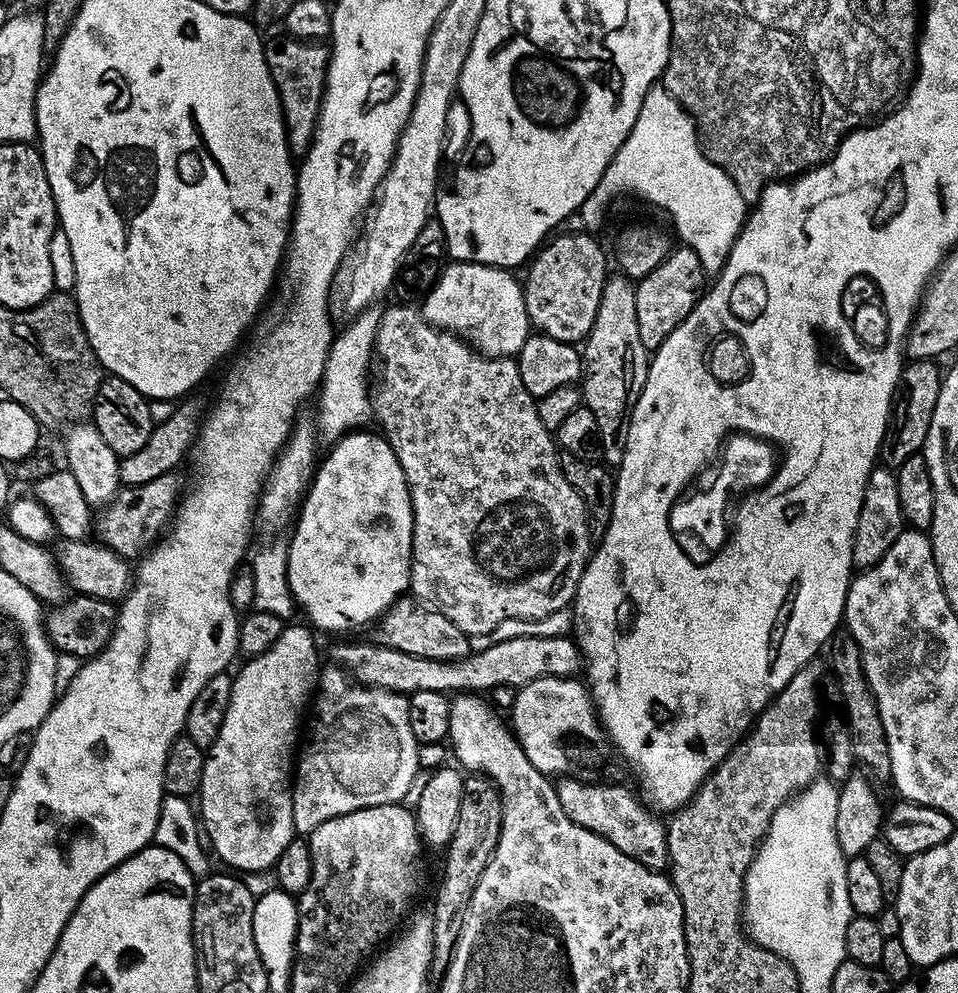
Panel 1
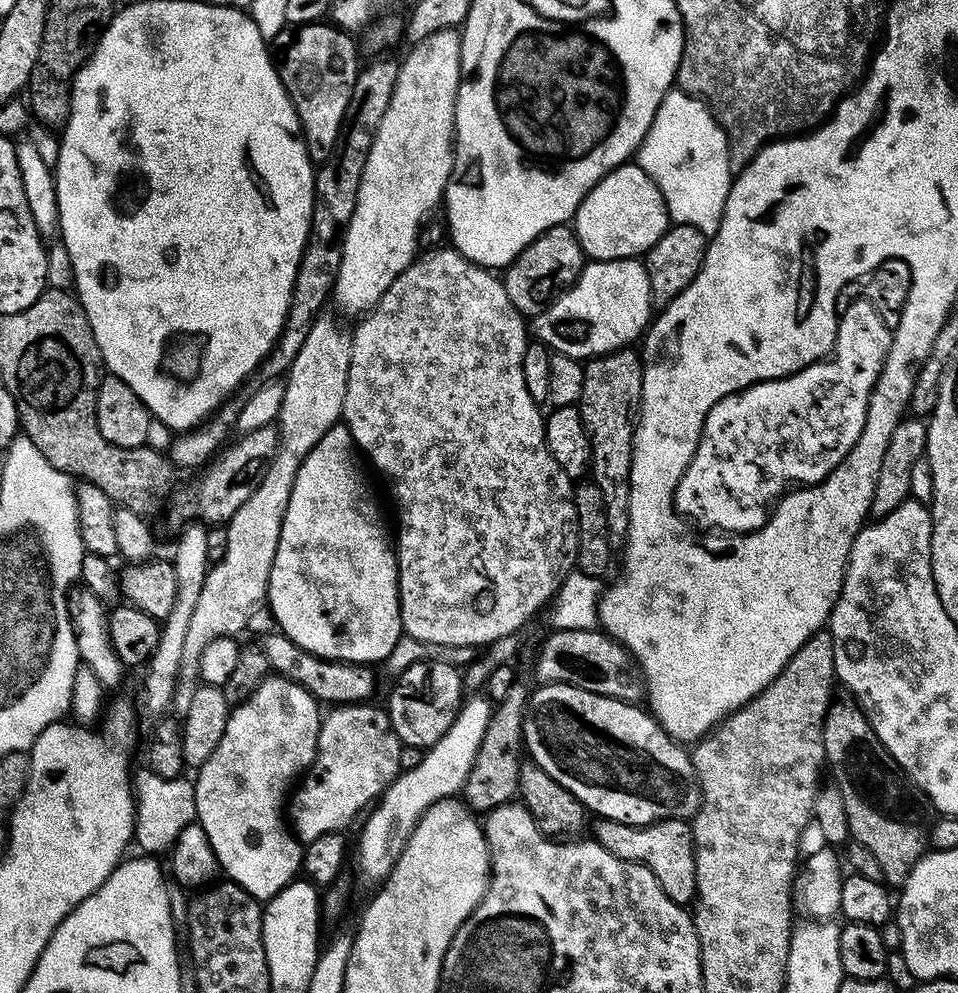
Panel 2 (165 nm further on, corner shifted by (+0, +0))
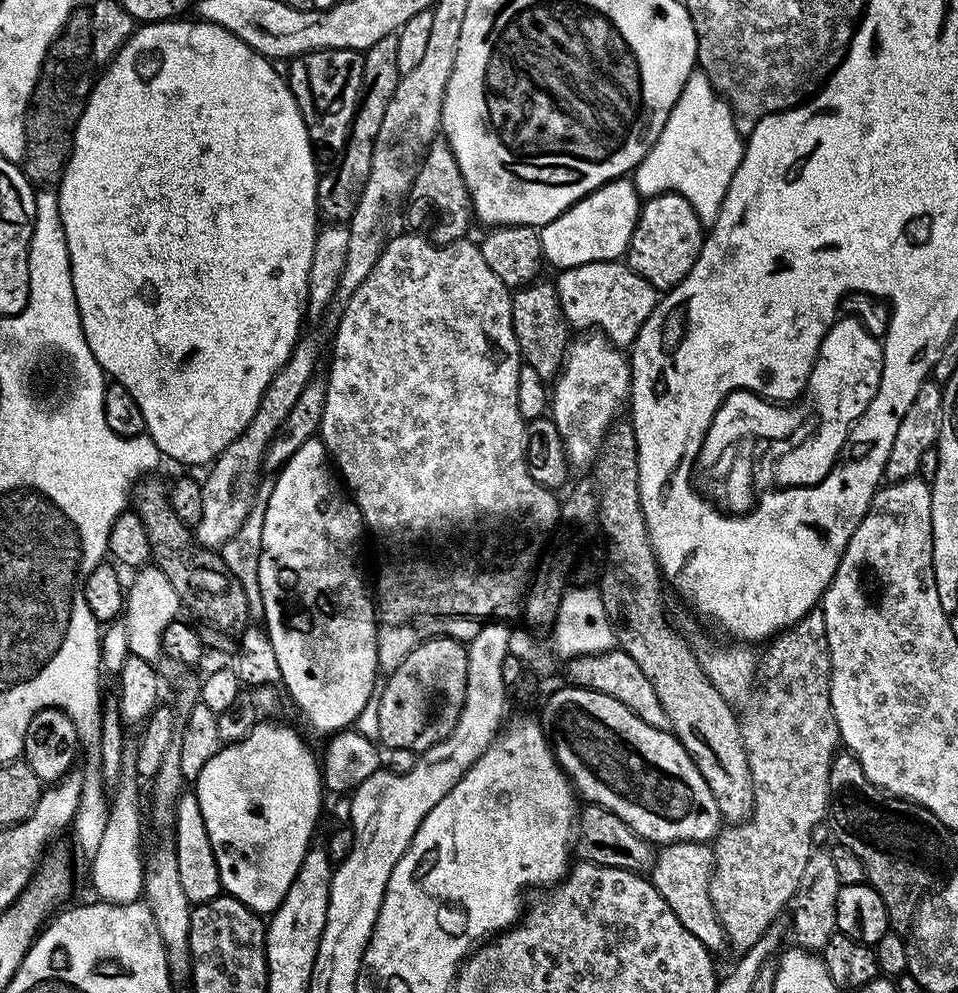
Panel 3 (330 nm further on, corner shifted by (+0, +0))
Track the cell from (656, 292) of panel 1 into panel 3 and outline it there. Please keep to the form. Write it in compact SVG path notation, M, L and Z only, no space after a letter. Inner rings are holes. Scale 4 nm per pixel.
M673 192L647 197L640 206L640 216L626 253L626 263L657 290L677 288L690 274L694 262L698 262L705 235L705 225L701 224L698 214L690 202L686 202L686 198Z

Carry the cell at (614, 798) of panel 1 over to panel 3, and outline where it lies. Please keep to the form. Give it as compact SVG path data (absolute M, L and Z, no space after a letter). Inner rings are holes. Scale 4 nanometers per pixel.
M679 840L677 844L663 845L655 853L650 869L650 879L658 890L658 894L662 894L666 906L670 906L670 910L674 910L674 918L678 918L678 922L682 922L682 926L686 926L686 930L690 930L690 934L694 934L694 938L698 938L698 942L702 942L702 946L706 946L709 952L716 954L719 953L720 947L725 947L726 937L718 922L714 902L710 902L710 882L714 866L715 854L711 843L699 840Z

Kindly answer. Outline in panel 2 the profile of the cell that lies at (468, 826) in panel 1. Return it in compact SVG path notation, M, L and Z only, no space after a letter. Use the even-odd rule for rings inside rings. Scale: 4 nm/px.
M516 682L510 686L506 698L502 698L500 703L492 709L492 717L486 726L486 734L482 734L482 746L478 746L474 766L470 766L470 774L462 789L462 799L473 813L481 814L480 812L488 812L499 804L506 803L507 805L517 795L522 763L519 752L523 753L526 748L526 717L529 699L530 688L522 682Z

